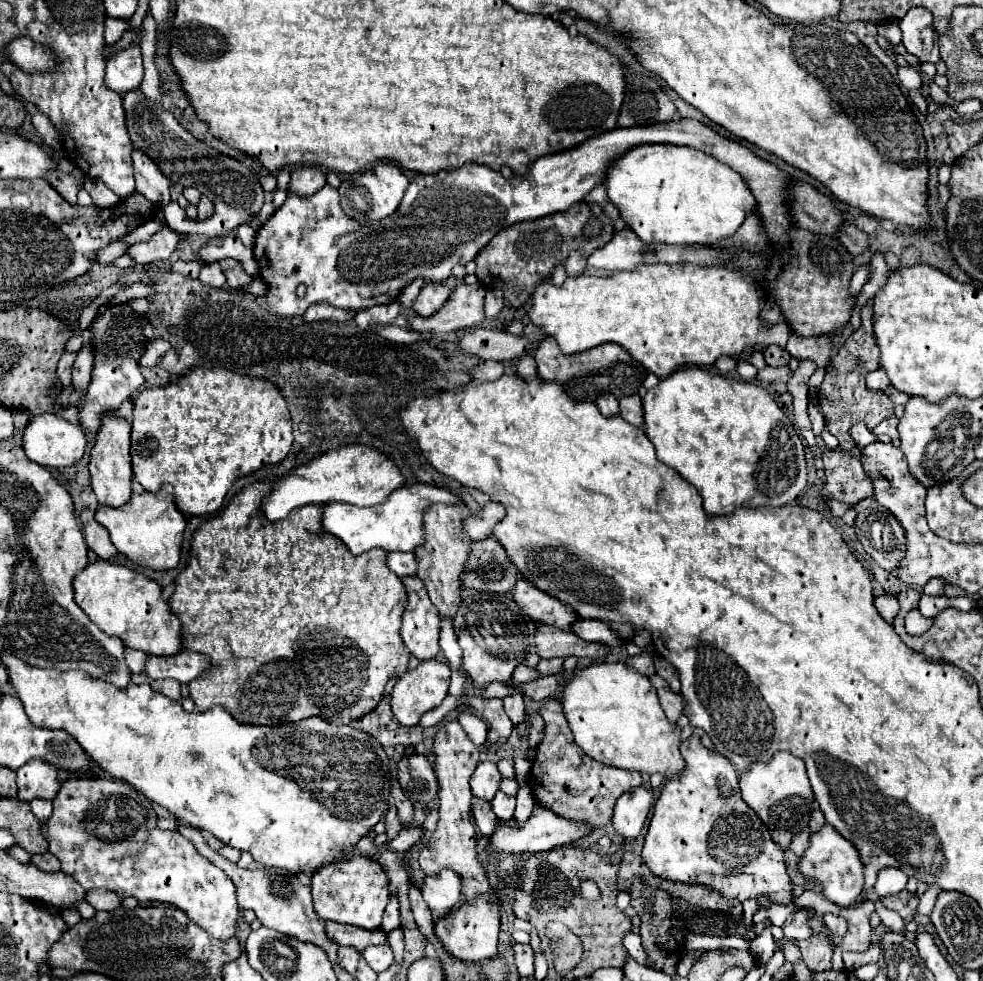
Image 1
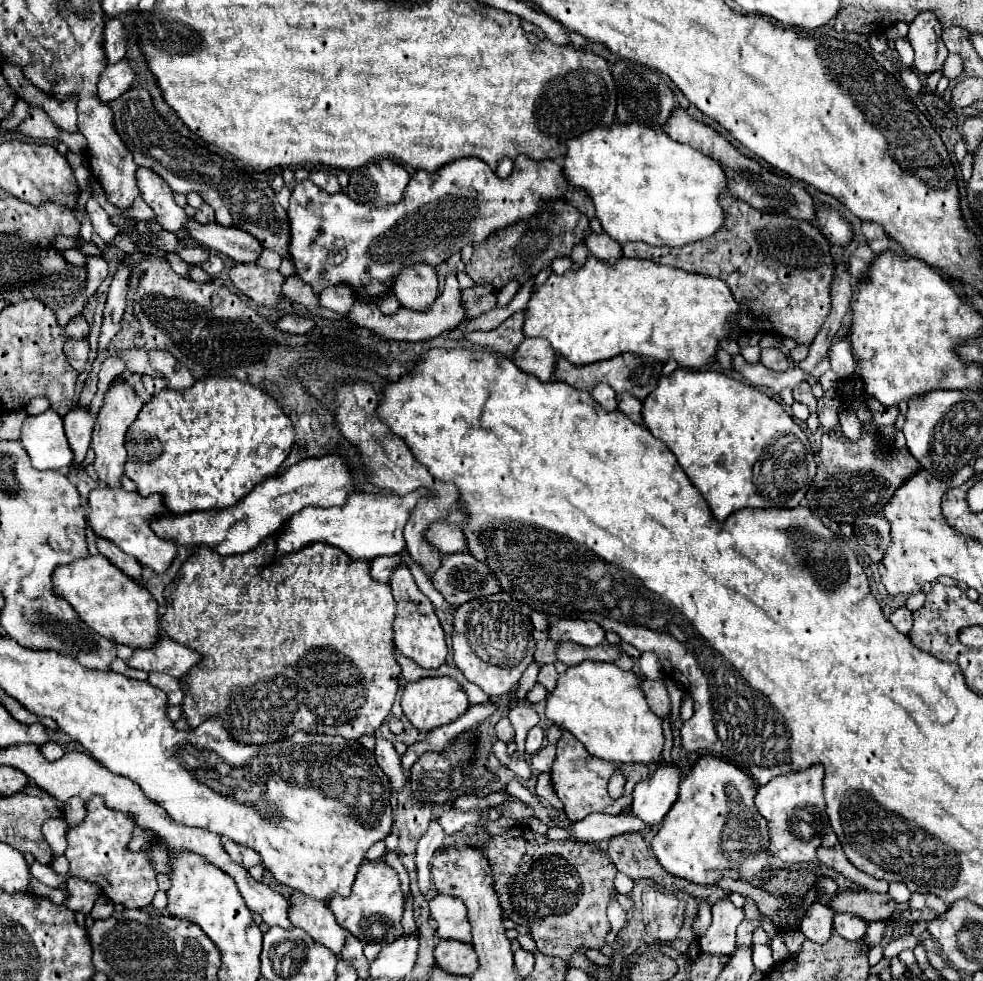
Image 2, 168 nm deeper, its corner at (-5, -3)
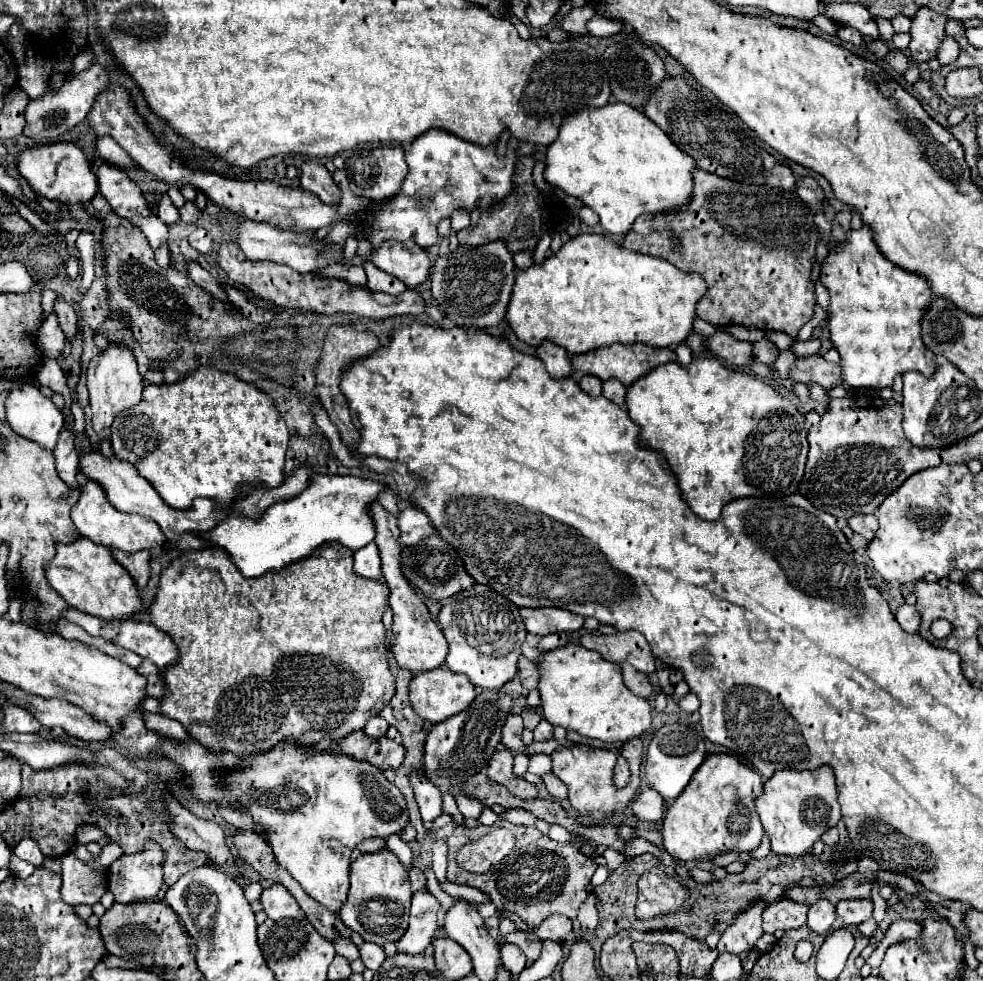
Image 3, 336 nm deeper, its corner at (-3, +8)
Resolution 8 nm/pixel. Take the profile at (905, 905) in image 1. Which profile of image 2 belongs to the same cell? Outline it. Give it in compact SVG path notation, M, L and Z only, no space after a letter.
M843 892L831 900L831 908L835 912L849 912L865 922L871 920L887 920L893 916L897 902L889 898L889 894L875 894L875 892Z

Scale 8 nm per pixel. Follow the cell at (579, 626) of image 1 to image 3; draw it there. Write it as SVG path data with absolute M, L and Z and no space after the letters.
M521 609L521 615L525 621L525 629L539 637L559 631L579 631L585 621L581 615L563 609Z

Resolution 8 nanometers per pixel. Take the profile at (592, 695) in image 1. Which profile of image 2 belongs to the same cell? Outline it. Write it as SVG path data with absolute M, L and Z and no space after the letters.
M581 662L559 676L555 690L547 696L547 718L569 730L591 756L607 762L647 764L661 762L665 746L663 718L657 718L641 694L641 678L607 662Z

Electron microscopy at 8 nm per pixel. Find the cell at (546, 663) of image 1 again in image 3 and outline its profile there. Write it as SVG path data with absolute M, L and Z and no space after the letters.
M519 657L519 663L517 663L517 677L519 677L519 681L521 681L521 685L525 687L525 689L535 689L537 687L537 679L539 679L539 675L537 675L539 671L537 671L537 667L533 665L533 661L531 659L527 659L527 657Z

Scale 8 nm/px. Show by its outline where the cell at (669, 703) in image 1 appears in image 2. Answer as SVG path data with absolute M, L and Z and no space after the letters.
M665 678L643 680L643 692L645 692L649 708L657 716L661 716L661 718L669 716L669 712L671 712L671 698L669 698L669 692L667 692L667 686L665 686Z

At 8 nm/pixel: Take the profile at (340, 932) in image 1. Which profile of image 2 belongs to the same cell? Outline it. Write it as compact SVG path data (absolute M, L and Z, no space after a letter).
M291 896L289 920L293 926L303 928L315 942L327 946L333 954L339 954L345 946L349 932L341 928L325 902L309 896Z

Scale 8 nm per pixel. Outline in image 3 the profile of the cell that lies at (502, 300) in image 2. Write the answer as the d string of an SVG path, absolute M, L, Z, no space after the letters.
M525 249L515 253L515 267L517 269L527 269L533 265L533 249Z

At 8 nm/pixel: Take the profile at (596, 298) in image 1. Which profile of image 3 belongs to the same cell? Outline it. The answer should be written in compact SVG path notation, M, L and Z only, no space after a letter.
M595 233L577 235L541 265L517 271L505 321L517 339L527 345L539 347L539 343L549 339L555 345L563 345L563 349L571 355L607 347L601 343L645 343L651 347L671 347L683 343L691 333L695 305L705 293L707 285L699 275L683 273L675 269L675 265L657 257L627 251L611 239Z

